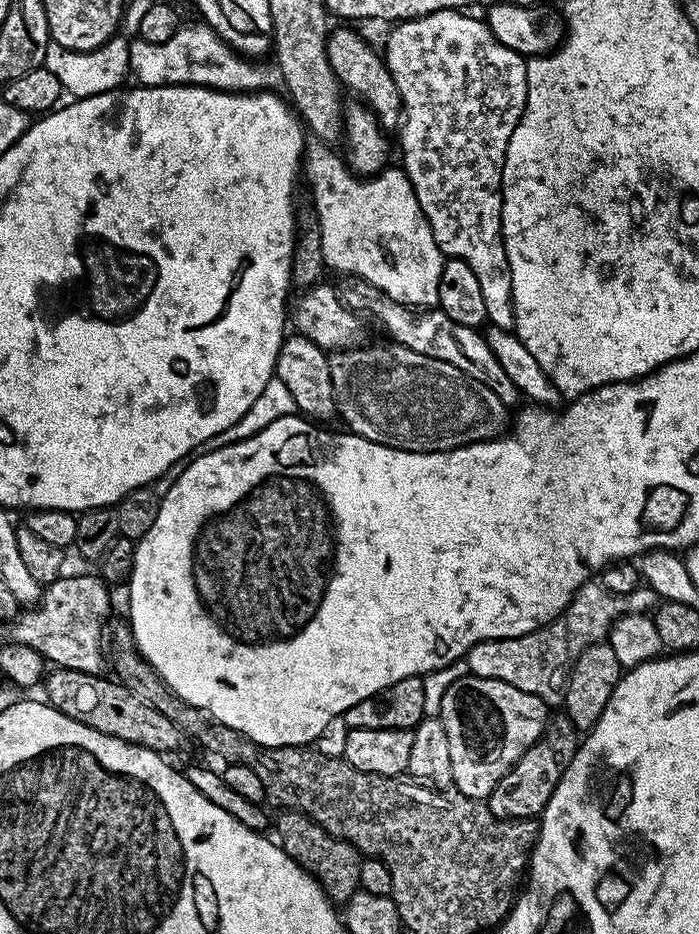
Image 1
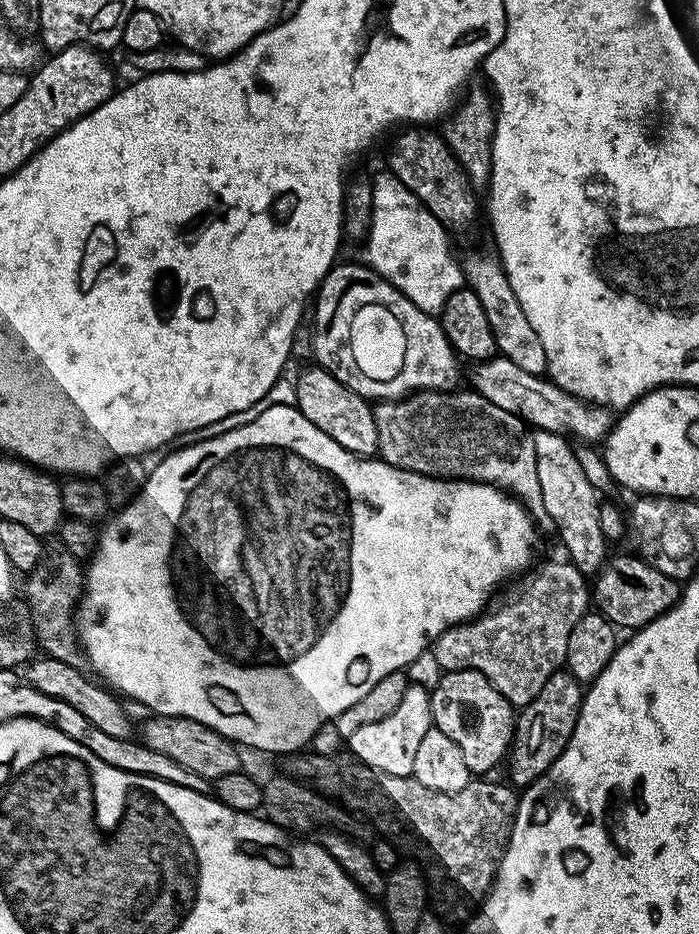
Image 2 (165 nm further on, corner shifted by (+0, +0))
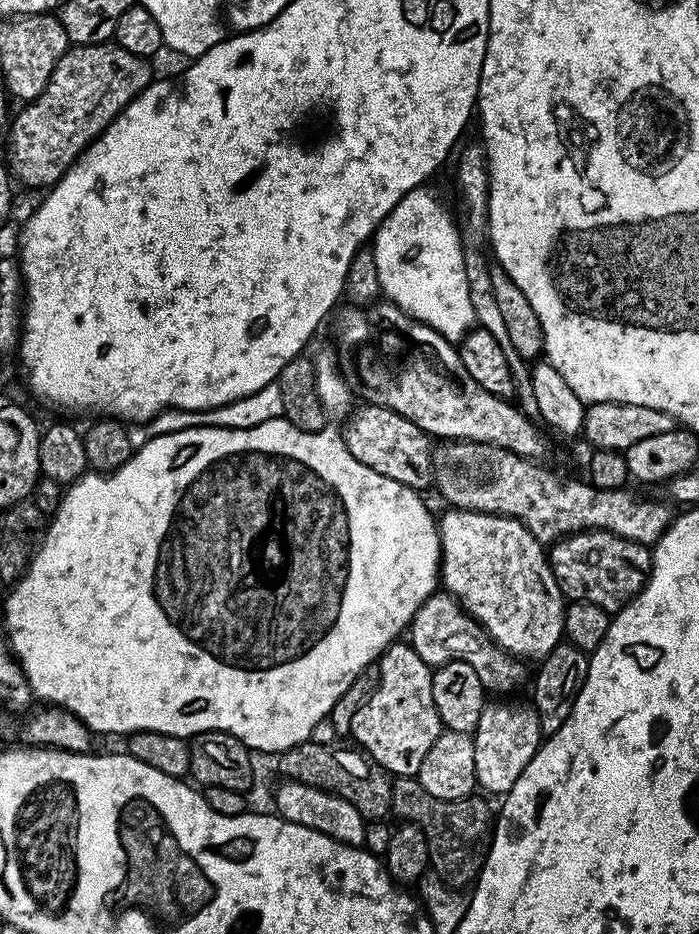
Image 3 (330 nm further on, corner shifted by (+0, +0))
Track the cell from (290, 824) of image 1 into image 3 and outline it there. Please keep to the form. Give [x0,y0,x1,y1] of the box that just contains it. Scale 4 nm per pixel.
[279,742,392,821]

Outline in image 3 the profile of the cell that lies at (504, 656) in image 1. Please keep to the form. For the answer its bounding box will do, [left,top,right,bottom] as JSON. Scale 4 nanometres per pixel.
[410,594,525,693]

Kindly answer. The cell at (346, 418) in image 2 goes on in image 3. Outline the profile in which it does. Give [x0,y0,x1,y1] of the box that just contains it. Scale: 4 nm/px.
[342,404,434,490]

